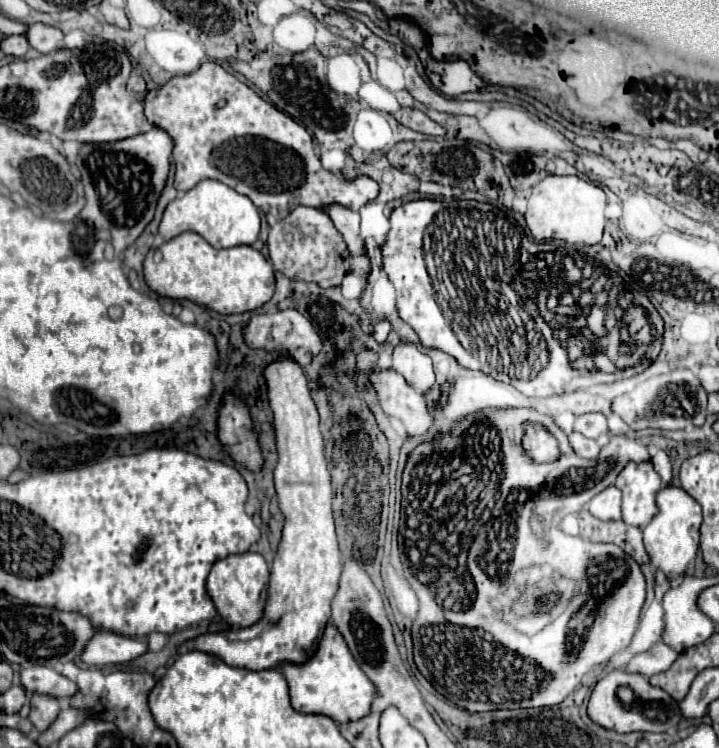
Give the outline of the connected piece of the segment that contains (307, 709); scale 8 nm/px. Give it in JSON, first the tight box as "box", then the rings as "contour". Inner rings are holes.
{"box":[279,622,375,722],"contour":[[[329,622],[319,640],[317,650],[305,664],[281,664],[279,666],[289,682],[291,706],[303,714],[325,714],[337,722],[349,722],[363,718],[371,710],[371,700],[375,686],[357,666],[353,654],[349,652],[343,636]]]}

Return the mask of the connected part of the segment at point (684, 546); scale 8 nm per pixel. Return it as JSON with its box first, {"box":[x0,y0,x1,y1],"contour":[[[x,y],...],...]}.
{"box":[643,482,701,580],"contour":[[[669,482],[657,492],[657,514],[643,528],[645,550],[659,570],[663,570],[671,580],[683,576],[689,570],[691,560],[695,560],[699,550],[699,528],[701,528],[701,506],[683,488]]]}

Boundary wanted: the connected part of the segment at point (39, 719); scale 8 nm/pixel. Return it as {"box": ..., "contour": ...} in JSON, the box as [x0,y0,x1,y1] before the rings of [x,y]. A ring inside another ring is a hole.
{"box":[29,694,61,732],"contour":[[[33,694],[31,696],[31,712],[29,712],[29,720],[33,722],[33,726],[39,732],[45,732],[53,720],[57,718],[61,710],[61,702],[53,696],[45,696],[45,694]]]}

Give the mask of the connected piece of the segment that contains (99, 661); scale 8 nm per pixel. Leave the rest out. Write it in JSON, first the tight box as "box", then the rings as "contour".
{"box":[81,632,149,666],"contour":[[[95,632],[85,644],[81,660],[89,666],[105,666],[105,664],[121,664],[129,662],[149,650],[147,642],[139,642],[137,638],[127,638],[115,632]]]}

